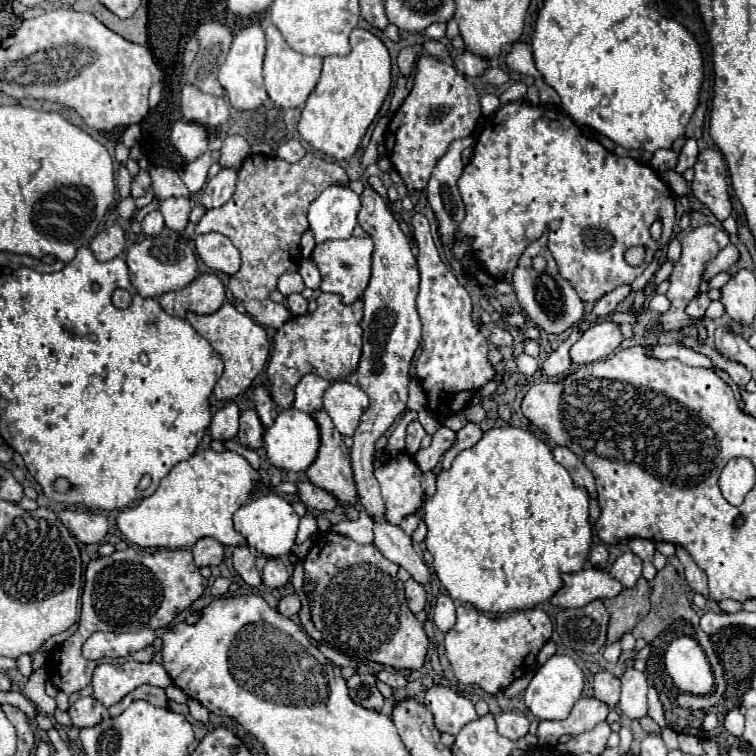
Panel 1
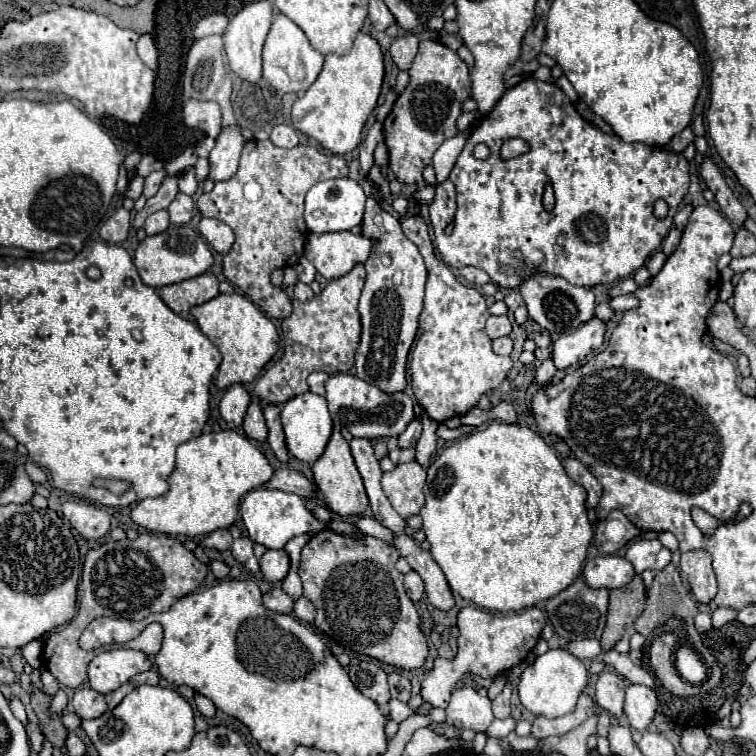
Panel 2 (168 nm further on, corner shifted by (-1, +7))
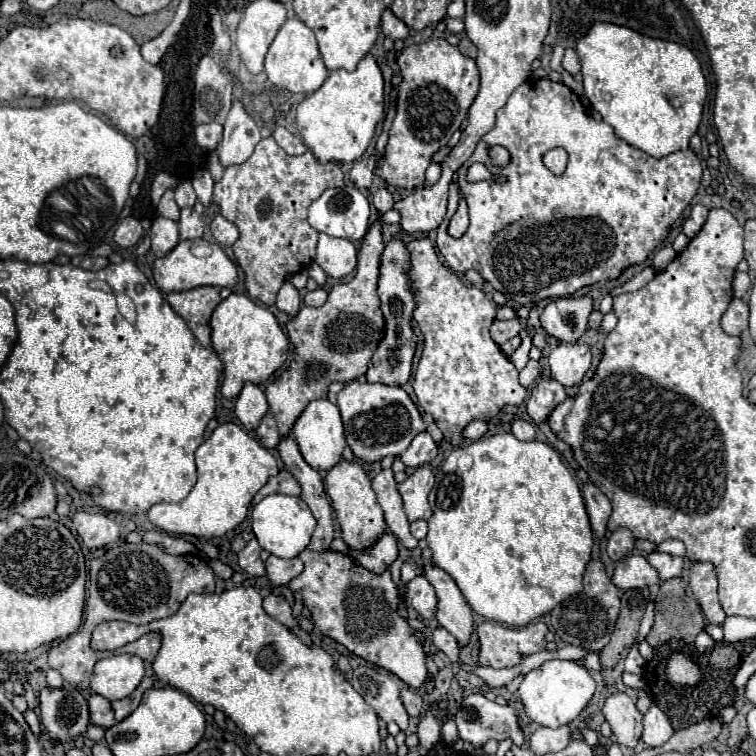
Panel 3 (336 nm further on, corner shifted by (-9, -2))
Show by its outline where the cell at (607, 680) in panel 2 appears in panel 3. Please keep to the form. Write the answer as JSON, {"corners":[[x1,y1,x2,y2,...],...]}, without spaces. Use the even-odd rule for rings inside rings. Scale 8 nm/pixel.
{"corners":[[617,691,611,697,607,697,603,705,603,717,611,725,619,745,635,747,639,743,643,731,641,727,643,715,637,711,635,701,627,693]]}

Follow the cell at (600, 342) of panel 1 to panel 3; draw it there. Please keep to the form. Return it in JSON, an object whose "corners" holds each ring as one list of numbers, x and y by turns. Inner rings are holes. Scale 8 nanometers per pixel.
{"corners":[[561,343,549,355,551,377,561,385,571,387,581,383,591,365,591,347,585,343]]}

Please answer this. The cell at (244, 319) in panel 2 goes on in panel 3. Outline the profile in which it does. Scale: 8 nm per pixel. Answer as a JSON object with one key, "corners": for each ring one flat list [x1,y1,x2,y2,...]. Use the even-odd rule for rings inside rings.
{"corners":[[231,293,227,299,223,299,213,311,209,327,211,345,225,365,225,379,221,385,223,397,237,397,247,381,255,385,267,381,277,369,283,367,289,355,287,335,281,331,273,313,267,307,249,299,247,295]]}

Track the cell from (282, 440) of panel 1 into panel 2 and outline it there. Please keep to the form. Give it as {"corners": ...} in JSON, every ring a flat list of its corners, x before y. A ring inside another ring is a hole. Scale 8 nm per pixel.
{"corners":[[313,392,299,394,299,396,291,398,281,408,281,422,283,422,289,452,295,458,313,464,323,454,323,450,325,450,325,446,327,446,327,442,331,438,331,430,333,430,333,420,331,420,329,410,327,410,327,400,323,396,313,394]]}

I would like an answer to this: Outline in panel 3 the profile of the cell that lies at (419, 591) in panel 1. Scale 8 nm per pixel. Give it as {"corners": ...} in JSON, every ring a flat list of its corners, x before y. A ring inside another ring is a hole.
{"corners":[[419,575,419,577,415,577,413,581,407,583,405,599,423,619,429,619,429,617,435,615,437,597,435,597,435,591,433,591,431,583,423,575]]}

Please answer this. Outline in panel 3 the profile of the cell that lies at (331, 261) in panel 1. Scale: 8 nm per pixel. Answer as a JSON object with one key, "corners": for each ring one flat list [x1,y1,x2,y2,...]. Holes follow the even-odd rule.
{"corners":[[321,233,315,263,319,263,319,267,329,277,341,279,357,267,357,249,351,241,329,237,329,235]]}

